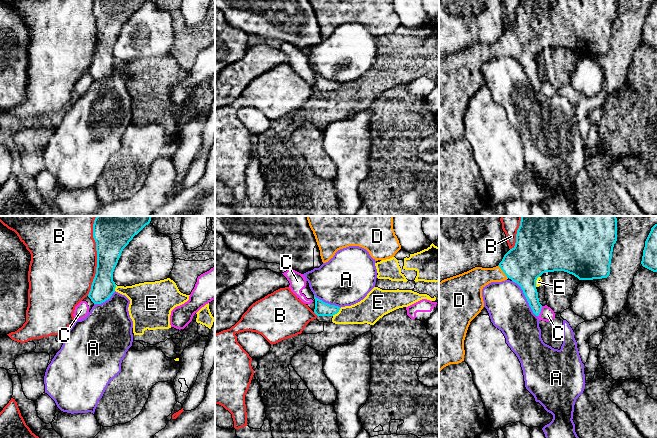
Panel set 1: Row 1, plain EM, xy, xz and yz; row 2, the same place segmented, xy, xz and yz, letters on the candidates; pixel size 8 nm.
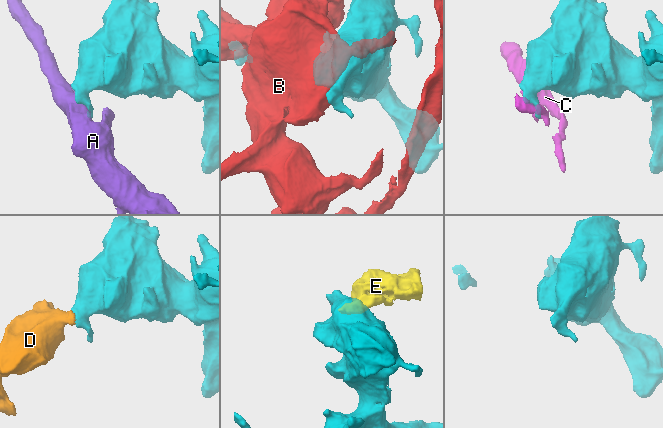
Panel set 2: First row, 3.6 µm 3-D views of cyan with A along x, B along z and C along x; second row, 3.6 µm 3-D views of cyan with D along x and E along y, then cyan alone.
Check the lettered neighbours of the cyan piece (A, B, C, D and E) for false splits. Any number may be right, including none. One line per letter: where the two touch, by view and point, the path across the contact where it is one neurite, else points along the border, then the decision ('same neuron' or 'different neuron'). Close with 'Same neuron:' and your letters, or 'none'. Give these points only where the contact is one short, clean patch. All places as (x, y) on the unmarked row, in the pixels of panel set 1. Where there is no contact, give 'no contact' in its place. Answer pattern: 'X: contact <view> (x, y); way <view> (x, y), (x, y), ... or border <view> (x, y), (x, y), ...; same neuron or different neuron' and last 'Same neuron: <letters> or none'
A: contact yz (526, 74); different neuron
B: contact xy (97, 36); different neuron
C: contact yz (540, 87); border yz (542, 82), (538, 92); different neuron
D: contact yz (502, 46); way yz (530, 34), (523, 40), (502, 46), (473, 57); same neuron
E: contact xz (336, 89); border xz (340, 84), (332, 91); different neuron
Same neuron: D

